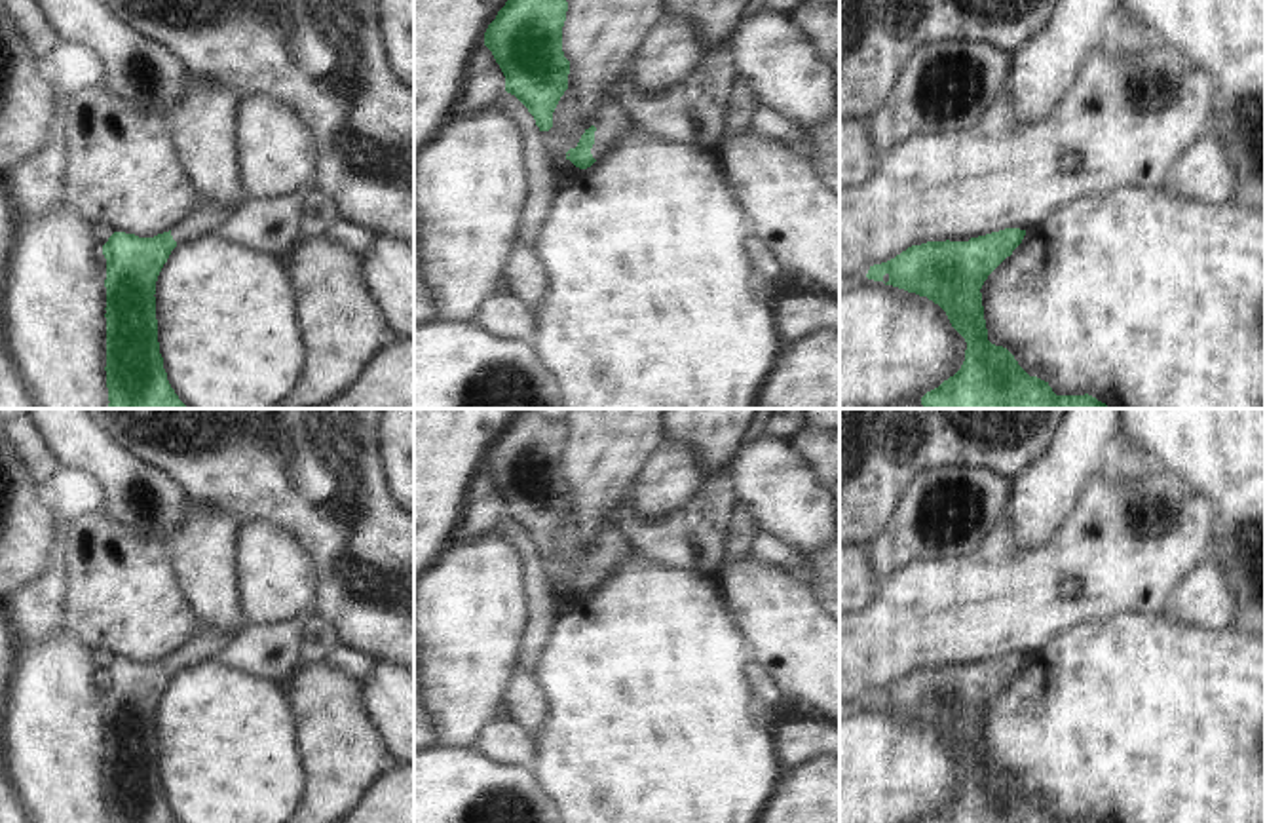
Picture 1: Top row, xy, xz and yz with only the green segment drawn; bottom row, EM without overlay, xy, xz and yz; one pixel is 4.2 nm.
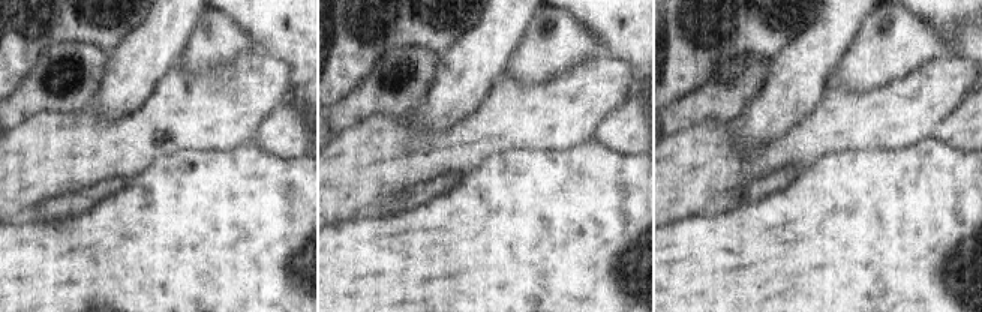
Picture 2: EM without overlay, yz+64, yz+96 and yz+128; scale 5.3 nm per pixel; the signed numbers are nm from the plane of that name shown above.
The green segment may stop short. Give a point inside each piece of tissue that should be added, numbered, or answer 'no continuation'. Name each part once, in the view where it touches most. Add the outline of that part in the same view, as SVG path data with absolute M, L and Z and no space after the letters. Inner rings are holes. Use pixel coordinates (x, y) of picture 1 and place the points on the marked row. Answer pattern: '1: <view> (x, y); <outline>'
1: xz (606, 137); M596 125L595 144L591 148L593 158L598 162L612 154L615 144L627 135L625 129L614 125Z

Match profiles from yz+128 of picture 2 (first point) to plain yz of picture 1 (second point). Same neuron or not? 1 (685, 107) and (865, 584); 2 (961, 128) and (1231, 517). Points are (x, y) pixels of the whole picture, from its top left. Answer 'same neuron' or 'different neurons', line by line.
1: different neurons
2: different neurons

